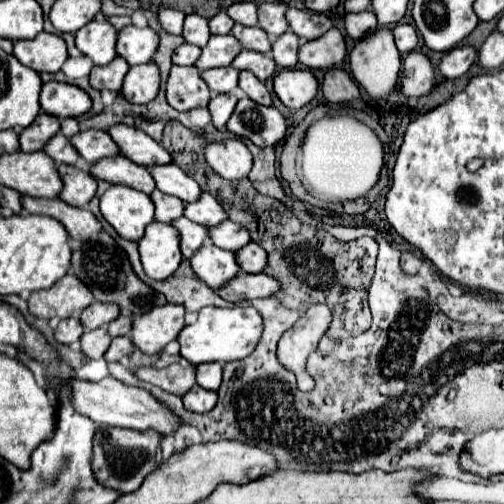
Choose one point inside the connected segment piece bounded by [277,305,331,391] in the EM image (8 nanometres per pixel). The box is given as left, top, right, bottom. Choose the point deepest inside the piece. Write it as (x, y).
(296, 344)

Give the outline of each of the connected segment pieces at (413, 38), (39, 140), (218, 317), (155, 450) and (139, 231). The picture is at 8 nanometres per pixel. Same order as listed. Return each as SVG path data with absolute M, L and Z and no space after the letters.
M395 25L393 27L393 35L395 35L395 43L397 43L397 49L401 53L409 53L417 47L417 29L413 25Z
M41 113L29 127L25 127L19 133L21 151L43 151L43 147L49 143L49 139L59 133L61 121L55 115Z
M205 307L199 311L195 323L183 327L177 341L181 343L181 355L189 359L193 365L209 361L229 363L253 353L253 349L261 339L261 333L263 333L263 317L255 307L229 307L229 309Z
M99 427L95 433L93 441L93 475L97 483L111 487L119 493L131 493L135 491L145 475L149 475L157 465L161 463L161 447L159 447L161 437L153 431L137 433L131 429L115 429L115 427Z
M111 185L101 195L101 213L105 221L129 241L139 241L143 237L145 227L153 221L153 211L155 205L149 195L125 185Z

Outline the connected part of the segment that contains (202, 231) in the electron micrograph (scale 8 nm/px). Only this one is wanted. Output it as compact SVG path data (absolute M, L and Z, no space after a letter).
M181 217L181 219L173 221L171 225L181 233L181 253L187 259L209 239L209 229L189 221L187 217Z

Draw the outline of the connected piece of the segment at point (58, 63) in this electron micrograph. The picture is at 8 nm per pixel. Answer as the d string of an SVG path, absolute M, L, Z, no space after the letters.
M41 31L35 39L17 41L13 55L37 73L57 73L69 57L63 37L45 31Z

